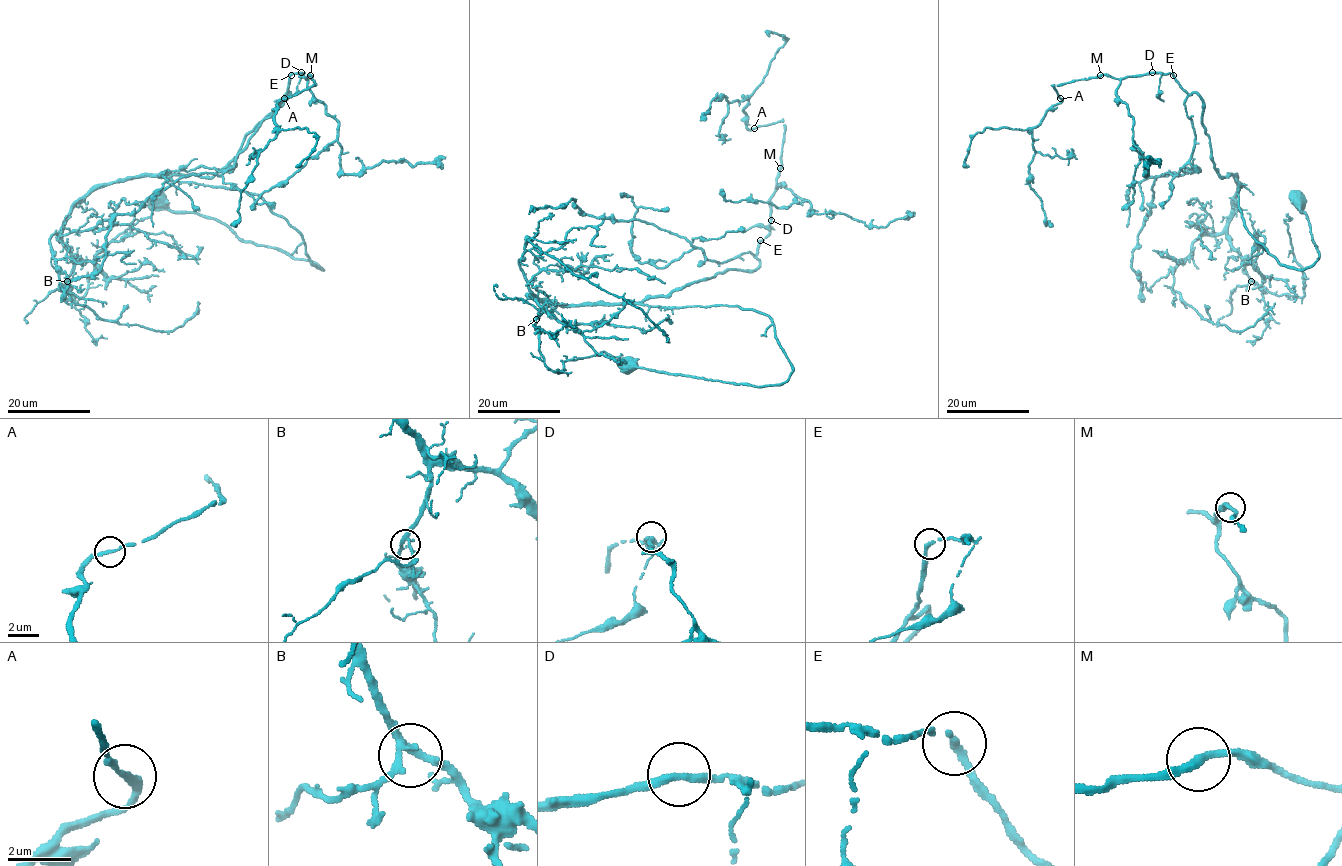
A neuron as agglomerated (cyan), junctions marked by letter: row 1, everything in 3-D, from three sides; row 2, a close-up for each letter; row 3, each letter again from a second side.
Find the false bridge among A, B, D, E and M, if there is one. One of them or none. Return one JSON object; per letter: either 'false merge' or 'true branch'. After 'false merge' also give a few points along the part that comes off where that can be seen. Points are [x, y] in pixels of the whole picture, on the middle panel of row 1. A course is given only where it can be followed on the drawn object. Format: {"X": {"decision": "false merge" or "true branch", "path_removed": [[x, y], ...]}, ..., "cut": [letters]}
{"A": {"decision": "true branch"}, "B": {"decision": "true branch"}, "D": {"decision": "true branch"}, "E": {"decision": "true branch"}, "M": {"decision": "true branch"}, "cut": []}

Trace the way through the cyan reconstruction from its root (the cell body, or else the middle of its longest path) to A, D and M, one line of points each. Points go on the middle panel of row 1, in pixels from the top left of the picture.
A: (628, 363), (753, 386), (789, 377), (792, 364), (761, 312), (640, 303), (758, 267), (784, 124), (754, 128)
D: (628, 363), (753, 386), (789, 377), (792, 364), (761, 312), (640, 303), (728, 270), (755, 270), (770, 220)
M: (628, 363), (753, 386), (789, 377), (792, 364), (761, 312), (640, 303), (728, 270), (755, 270), (780, 168)

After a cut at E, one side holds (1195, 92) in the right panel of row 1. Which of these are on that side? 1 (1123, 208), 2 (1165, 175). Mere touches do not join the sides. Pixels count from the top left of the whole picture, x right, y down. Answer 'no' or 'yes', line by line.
1: no
2: yes

